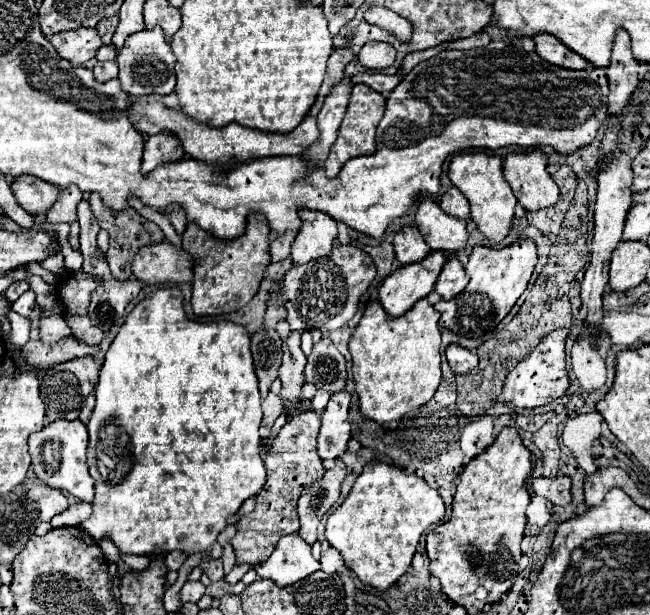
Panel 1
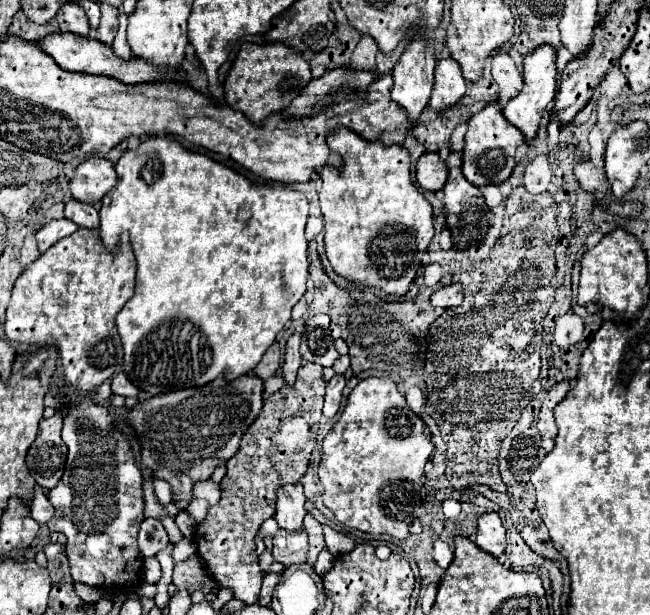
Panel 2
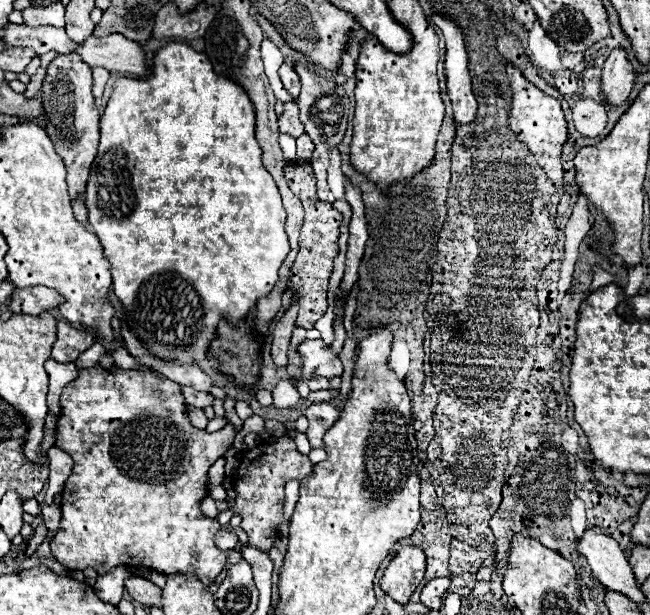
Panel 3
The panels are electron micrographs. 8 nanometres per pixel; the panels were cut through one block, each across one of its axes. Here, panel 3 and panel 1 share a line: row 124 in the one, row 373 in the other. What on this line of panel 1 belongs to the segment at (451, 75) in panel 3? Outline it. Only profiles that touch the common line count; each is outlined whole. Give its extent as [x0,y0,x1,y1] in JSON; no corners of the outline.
[446,344,478,374]

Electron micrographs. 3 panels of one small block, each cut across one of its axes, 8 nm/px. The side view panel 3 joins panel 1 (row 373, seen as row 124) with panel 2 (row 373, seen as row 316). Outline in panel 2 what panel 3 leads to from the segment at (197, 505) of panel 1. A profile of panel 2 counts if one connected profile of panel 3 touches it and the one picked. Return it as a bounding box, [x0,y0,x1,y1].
[100,136,308,396]

